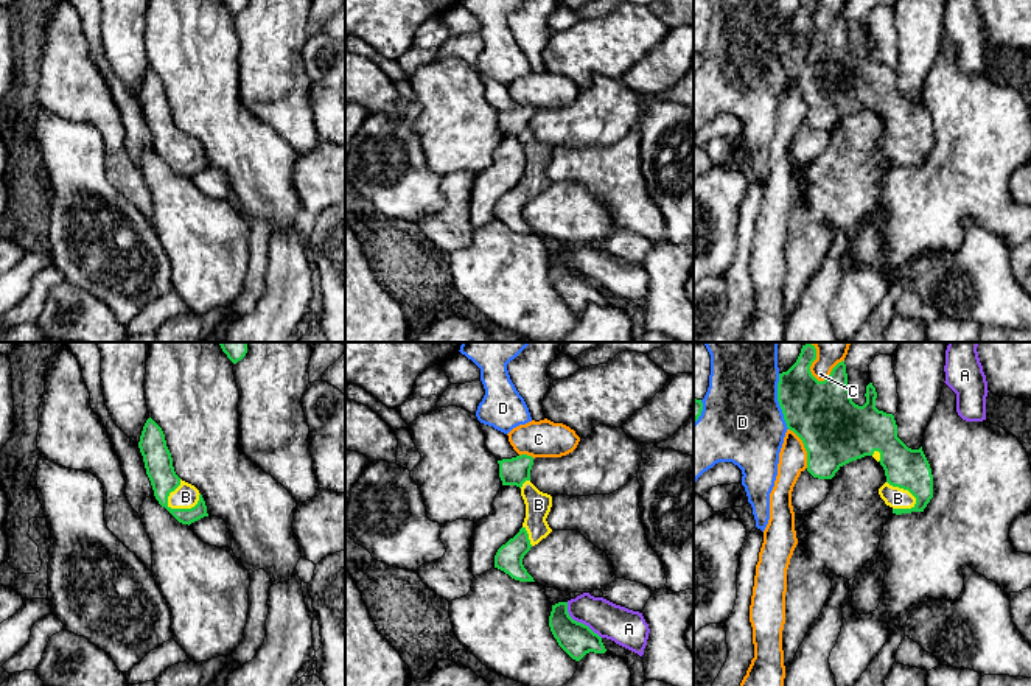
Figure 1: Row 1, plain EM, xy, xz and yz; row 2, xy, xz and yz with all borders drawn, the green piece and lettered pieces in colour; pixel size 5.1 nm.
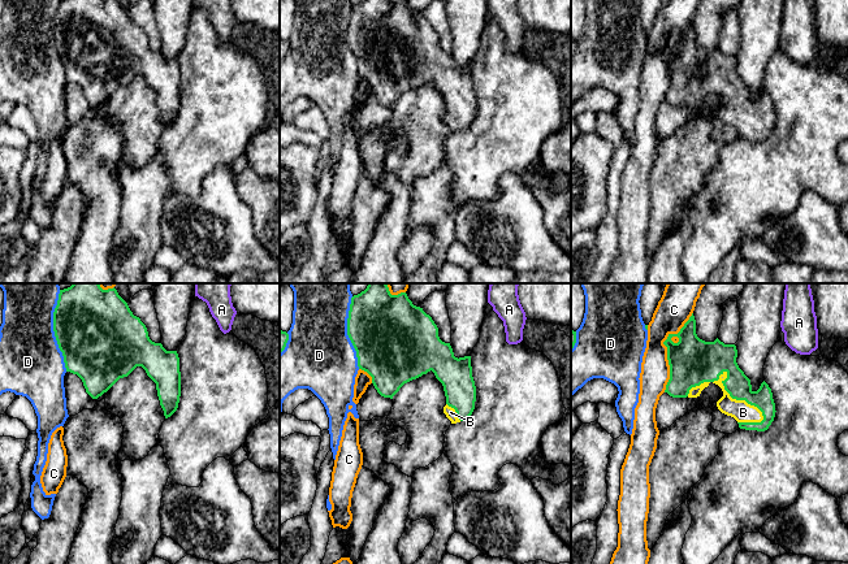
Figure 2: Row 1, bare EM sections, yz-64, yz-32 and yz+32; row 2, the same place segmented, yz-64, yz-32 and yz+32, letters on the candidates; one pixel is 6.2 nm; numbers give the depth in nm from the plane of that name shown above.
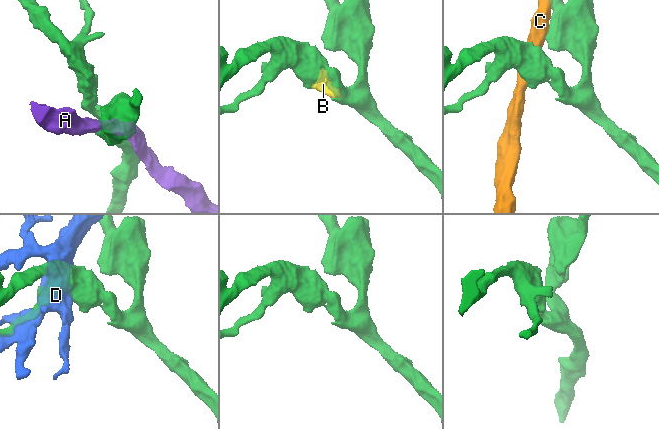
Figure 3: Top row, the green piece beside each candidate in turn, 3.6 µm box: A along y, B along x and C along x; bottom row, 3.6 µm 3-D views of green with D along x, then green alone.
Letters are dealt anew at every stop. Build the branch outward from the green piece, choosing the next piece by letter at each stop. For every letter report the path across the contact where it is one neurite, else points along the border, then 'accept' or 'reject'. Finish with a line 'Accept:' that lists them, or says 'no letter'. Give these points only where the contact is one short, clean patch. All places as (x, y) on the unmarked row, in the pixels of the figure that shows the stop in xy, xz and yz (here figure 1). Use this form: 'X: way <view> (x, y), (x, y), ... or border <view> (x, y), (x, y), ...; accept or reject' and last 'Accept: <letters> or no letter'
A: reject
B: accept
C: reject
D: reject
Accept: B

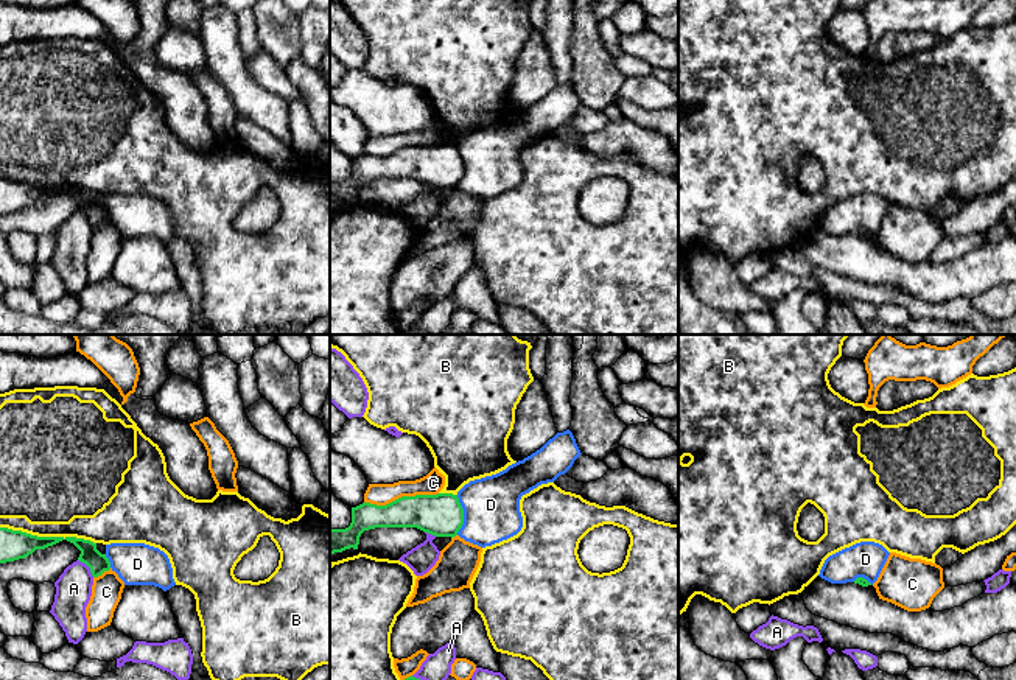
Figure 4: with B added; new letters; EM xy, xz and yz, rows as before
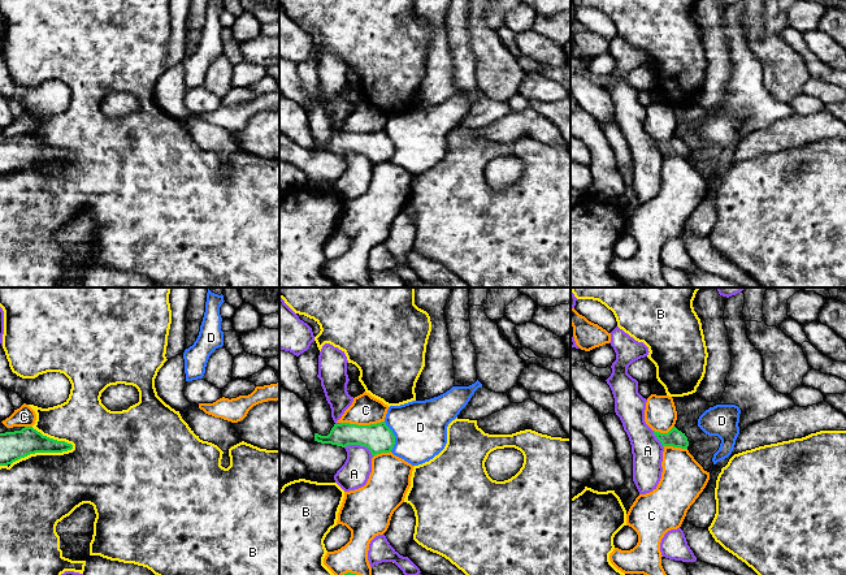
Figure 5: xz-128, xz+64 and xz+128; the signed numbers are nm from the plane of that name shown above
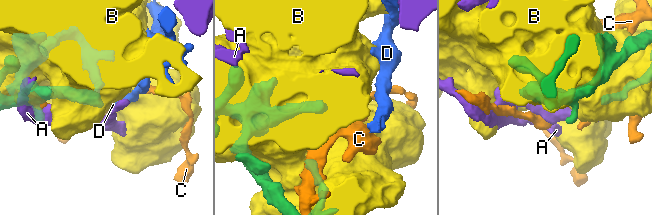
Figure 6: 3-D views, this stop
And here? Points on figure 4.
A: reject
B: reject
C: reject
D: border xz (456, 147), (462, 161), (462, 178), (458, 185); reject
Accept: no letter

